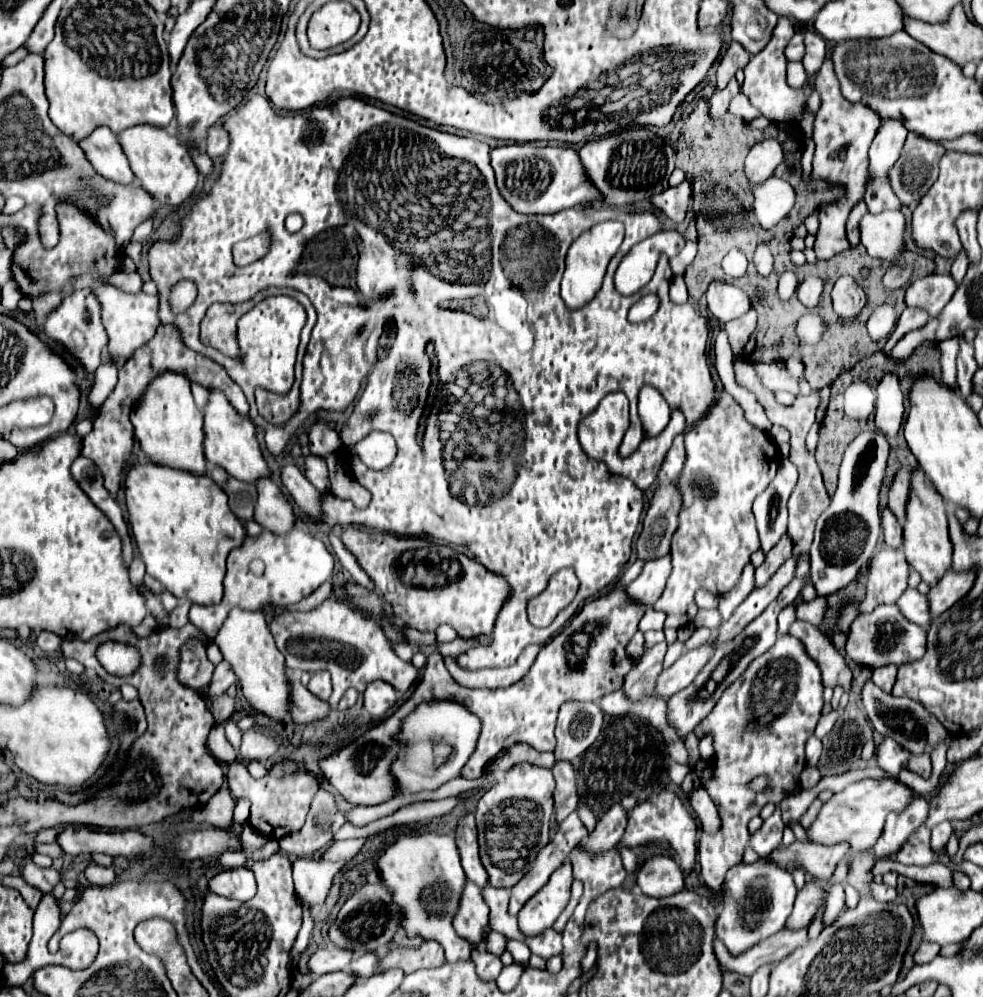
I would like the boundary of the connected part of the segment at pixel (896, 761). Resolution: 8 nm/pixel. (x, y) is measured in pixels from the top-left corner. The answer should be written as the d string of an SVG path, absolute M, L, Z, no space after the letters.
M884 739L878 745L878 753L876 753L876 765L890 773L890 775L898 775L902 771L902 767L906 765L910 757L910 751L906 751L902 745L898 745L894 739Z

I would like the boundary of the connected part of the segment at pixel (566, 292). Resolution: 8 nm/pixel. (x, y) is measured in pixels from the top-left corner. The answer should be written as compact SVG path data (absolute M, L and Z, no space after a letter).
M606 221L594 225L572 243L566 255L566 271L562 277L562 293L560 293L566 307L578 309L594 299L594 295L602 285L602 277L606 273L607 266L620 248L623 239L623 224L619 221Z

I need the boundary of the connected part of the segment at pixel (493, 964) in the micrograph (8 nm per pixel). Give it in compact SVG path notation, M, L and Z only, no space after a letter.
M472 951L472 961L476 965L478 977L486 981L496 981L500 971L502 971L502 961L498 955L488 953L488 951Z

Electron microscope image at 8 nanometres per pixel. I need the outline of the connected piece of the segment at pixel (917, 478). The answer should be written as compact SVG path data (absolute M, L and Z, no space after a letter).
M918 467L912 469L910 483L912 485L910 485L910 495L908 495L908 503L906 503L906 519L902 525L904 555L906 555L906 561L910 563L910 567L920 573L922 581L926 581L932 587L950 569L950 561L952 561L952 543L948 537L944 501L938 495L938 491L934 491L930 487L930 483L926 483L926 475L922 475L922 471Z

